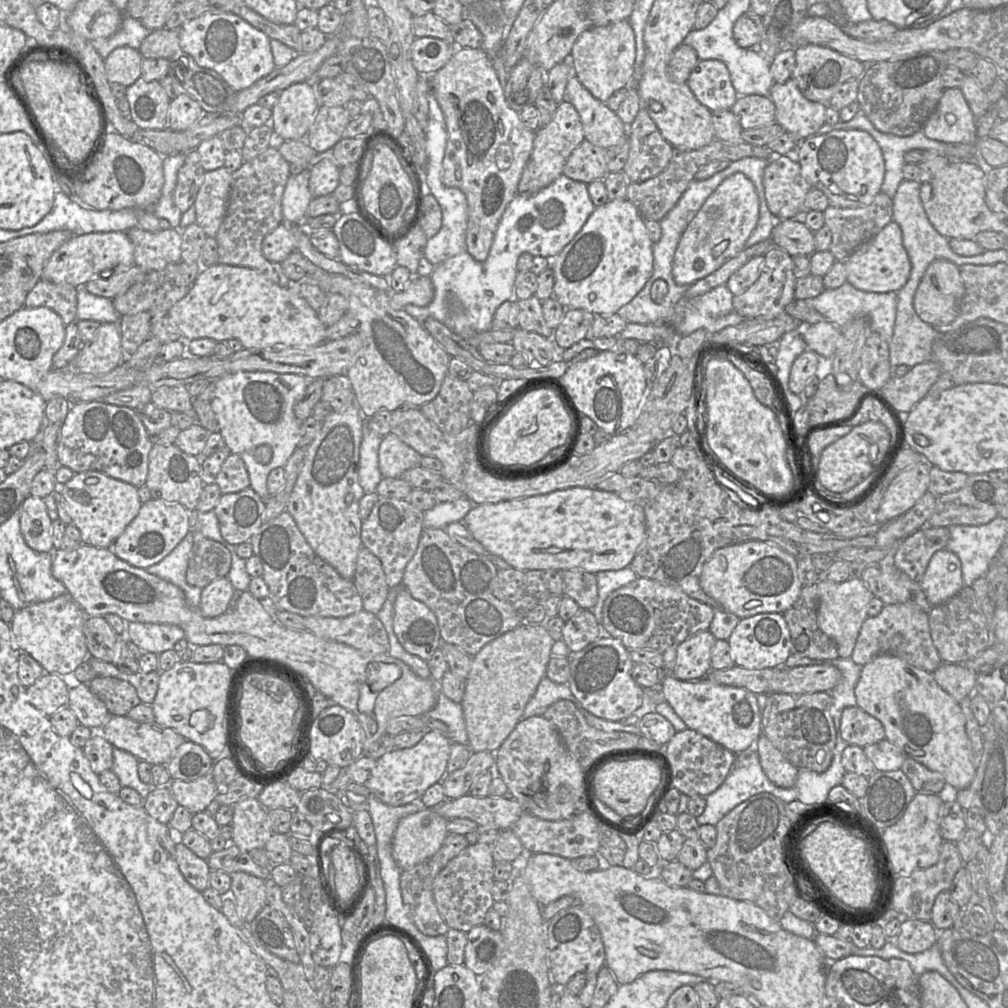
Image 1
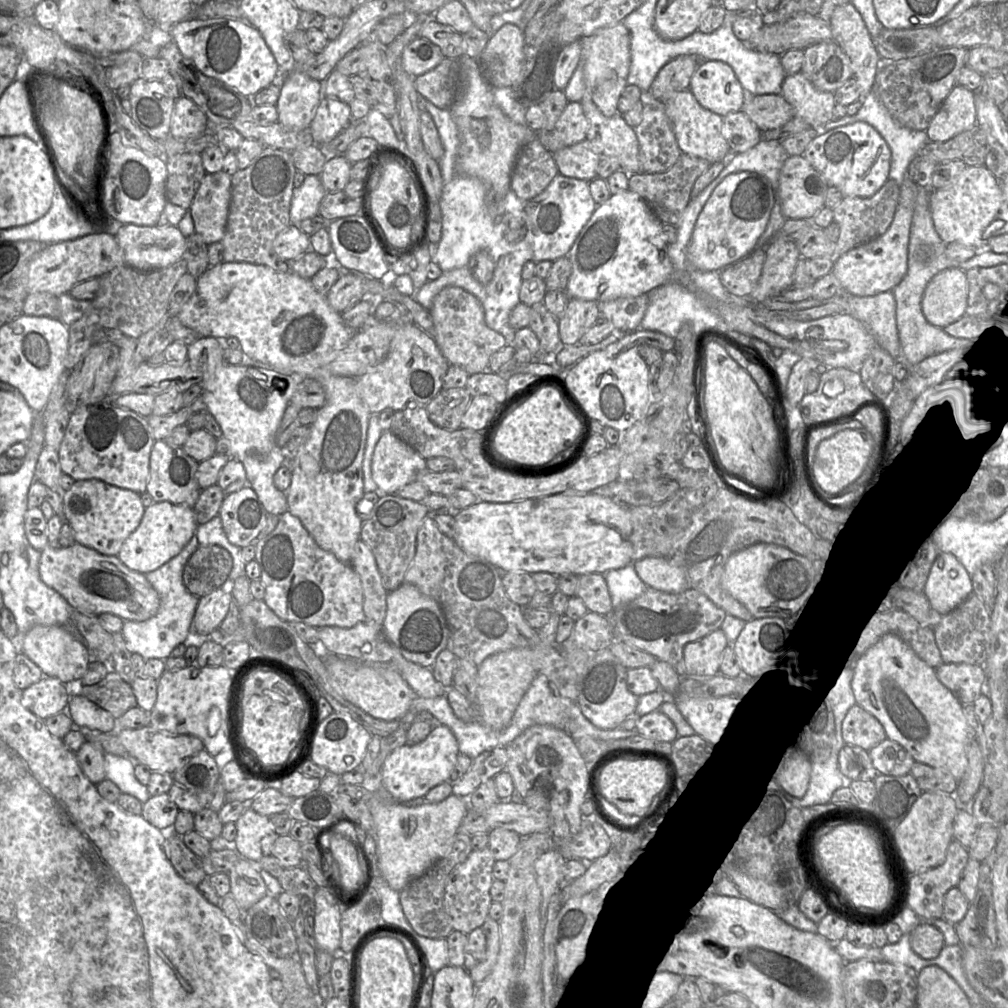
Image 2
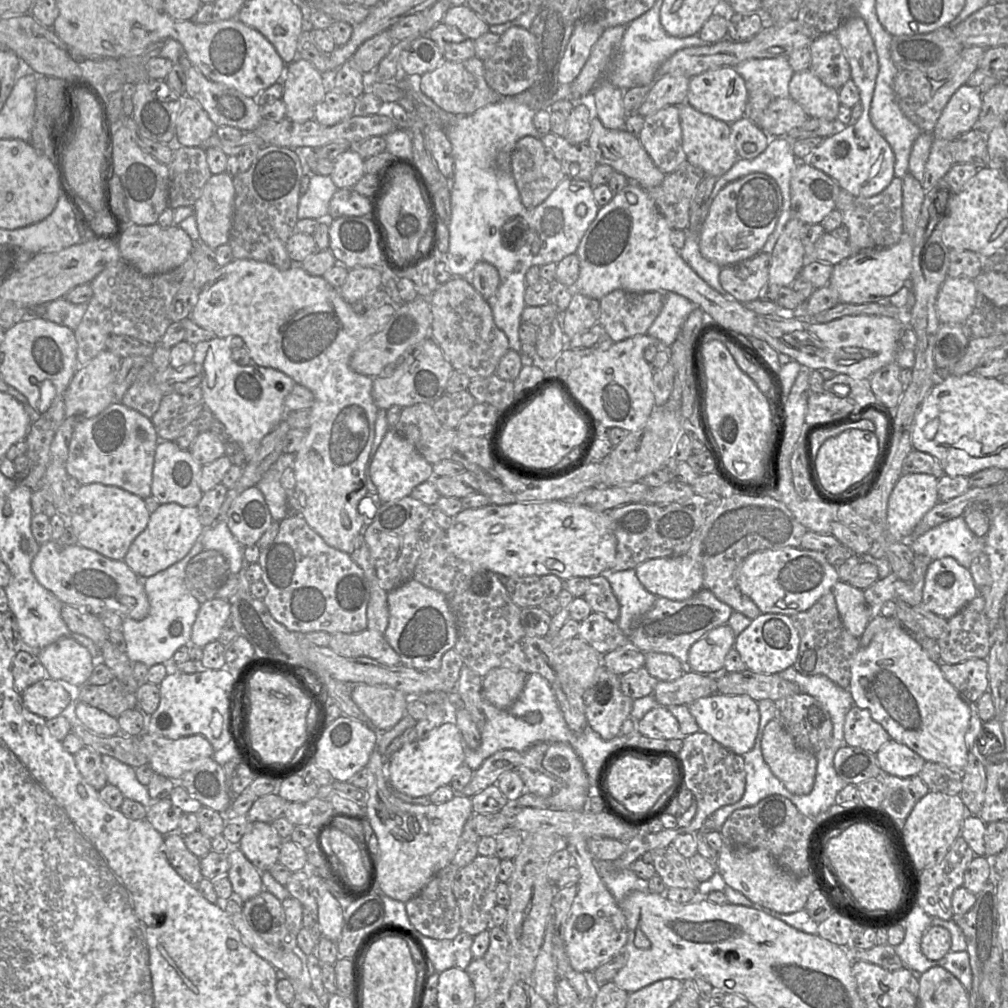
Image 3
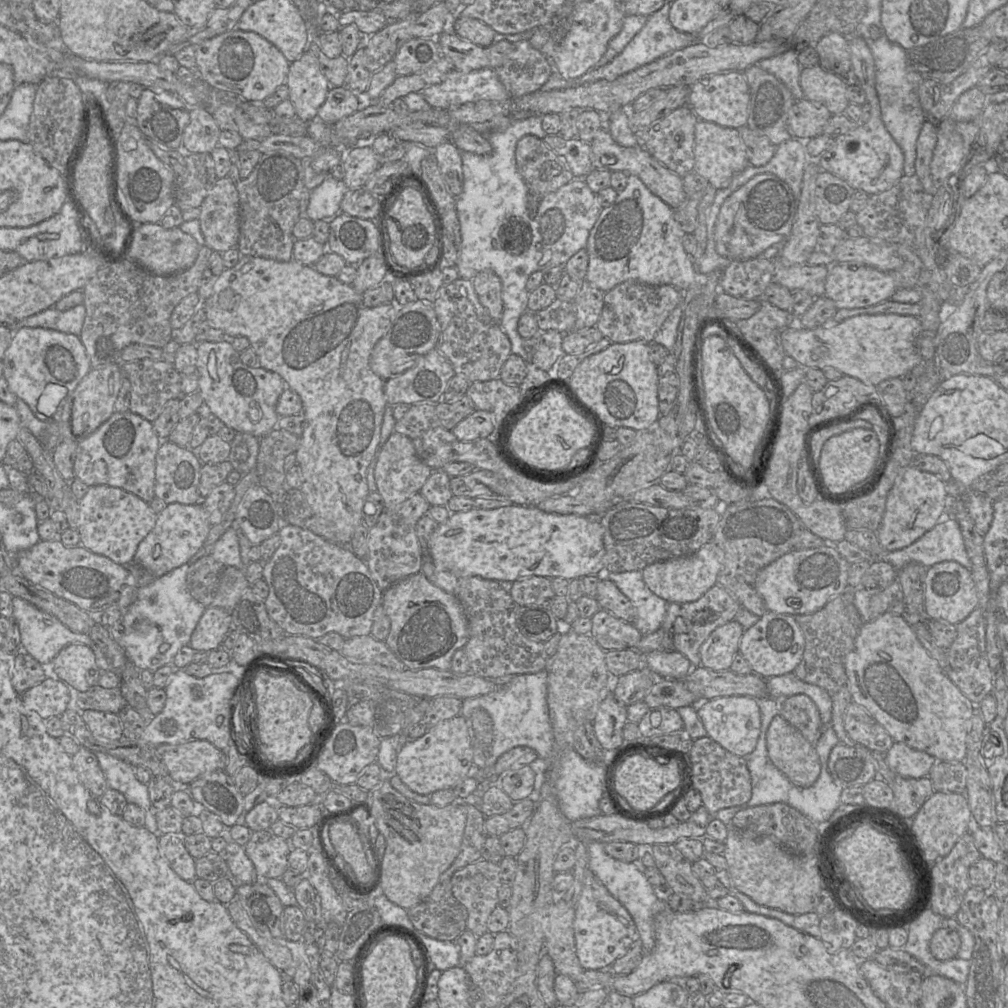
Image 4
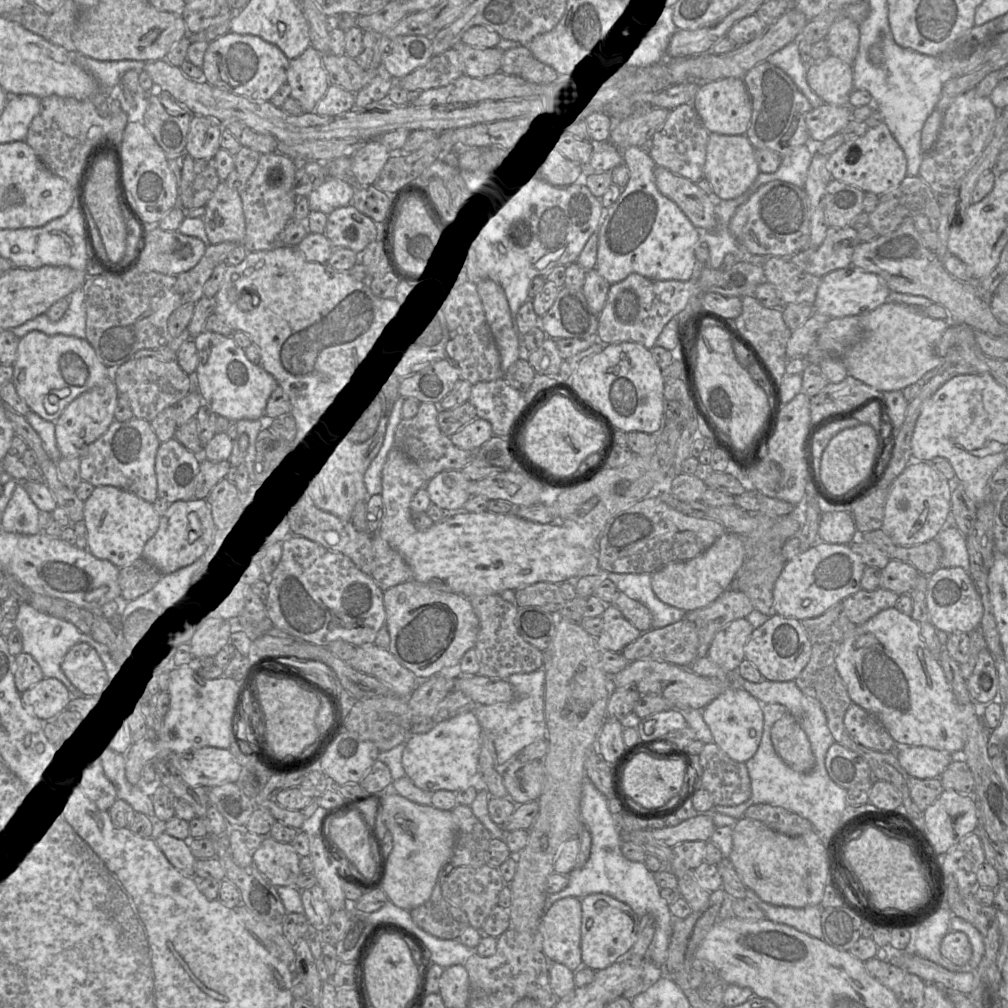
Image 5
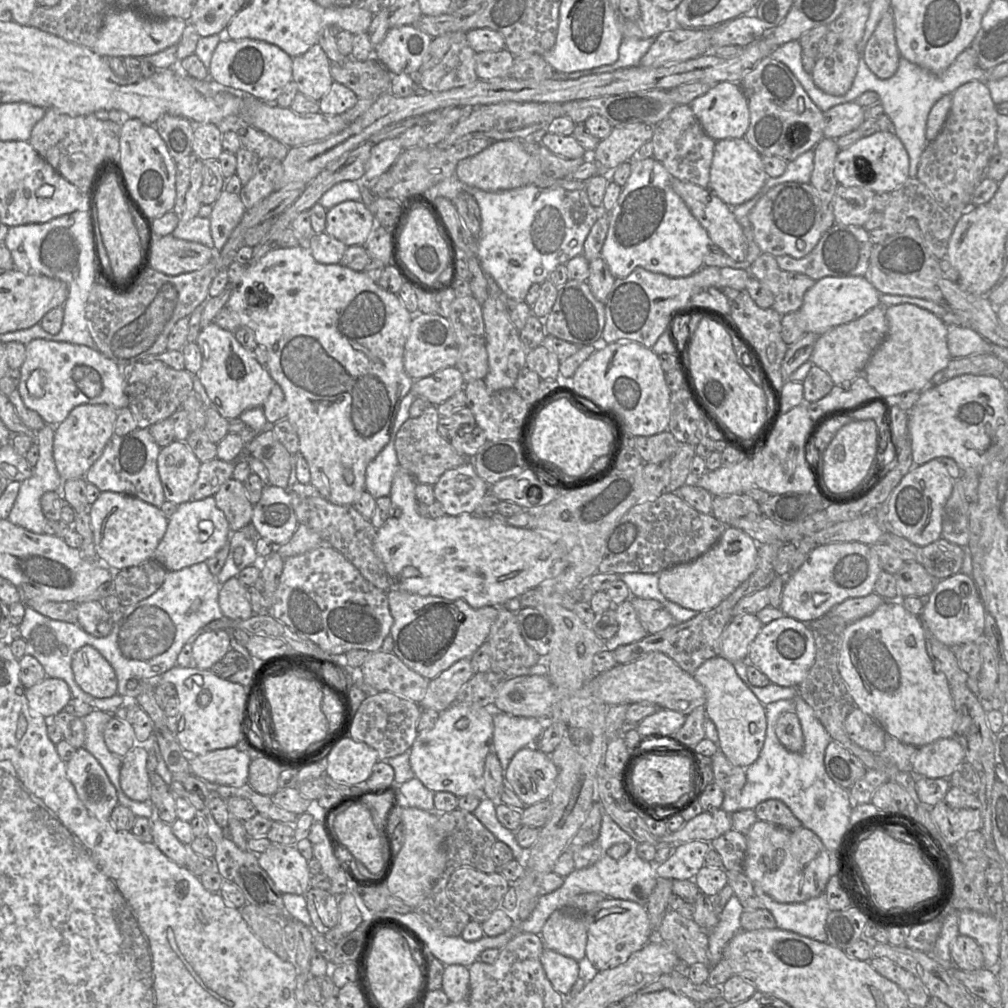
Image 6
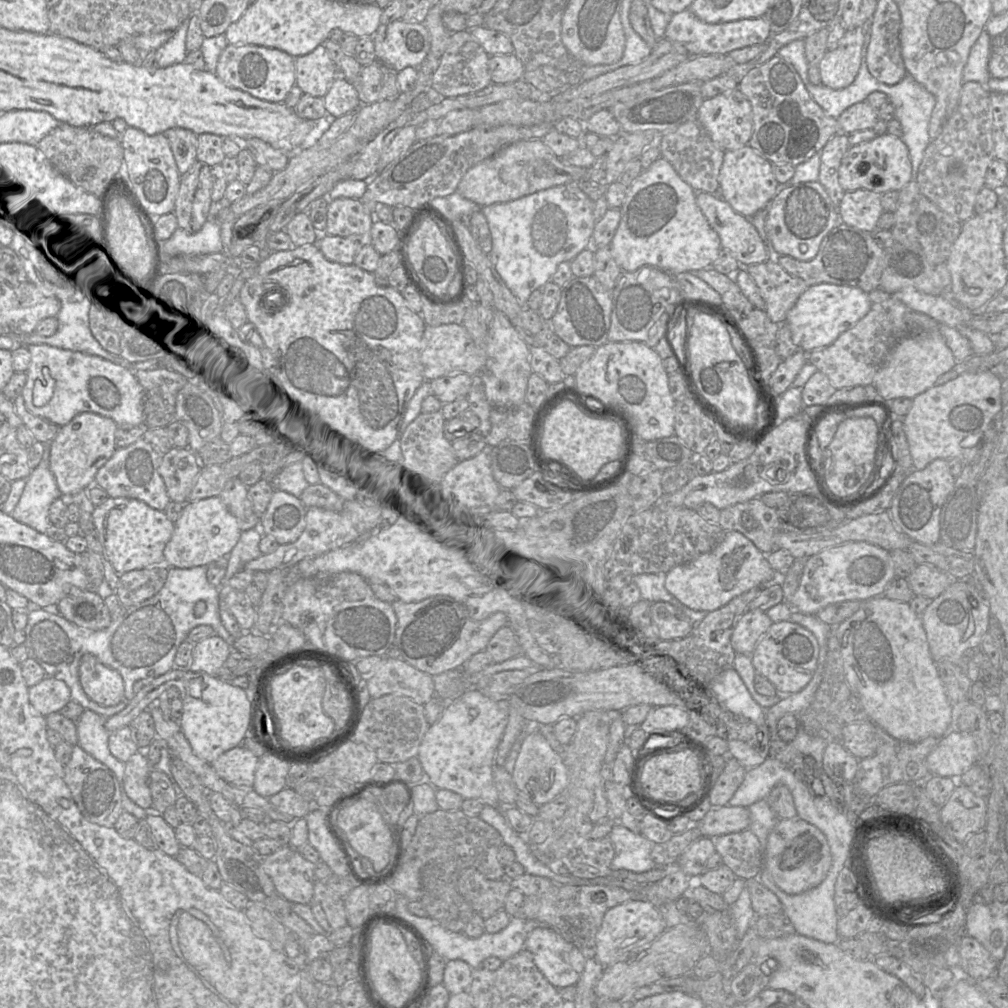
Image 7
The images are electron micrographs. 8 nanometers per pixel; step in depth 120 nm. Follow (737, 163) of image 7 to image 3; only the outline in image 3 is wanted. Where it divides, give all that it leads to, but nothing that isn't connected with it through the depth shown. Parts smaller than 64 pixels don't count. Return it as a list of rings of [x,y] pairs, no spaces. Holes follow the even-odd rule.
[[[686,101],[675,106],[679,108],[682,147],[687,161],[702,169],[706,175],[721,177],[738,159],[731,140],[730,124],[697,111]]]

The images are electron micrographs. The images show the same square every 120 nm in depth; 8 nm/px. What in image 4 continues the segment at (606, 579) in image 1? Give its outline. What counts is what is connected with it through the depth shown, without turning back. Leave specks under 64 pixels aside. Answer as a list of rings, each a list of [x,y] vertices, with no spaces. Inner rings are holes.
[[[603,568],[596,576],[612,581],[631,601],[635,608],[632,624],[642,635],[652,633],[661,627],[668,602],[647,587],[641,570],[612,573]]]

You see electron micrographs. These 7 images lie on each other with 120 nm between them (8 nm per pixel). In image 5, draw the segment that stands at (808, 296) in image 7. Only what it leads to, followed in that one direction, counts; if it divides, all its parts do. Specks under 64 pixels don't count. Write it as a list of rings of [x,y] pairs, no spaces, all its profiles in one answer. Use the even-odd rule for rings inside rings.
[[[850,265],[831,271],[821,278],[813,308],[815,312],[826,315],[830,319],[860,315],[884,304],[890,292],[880,277]]]

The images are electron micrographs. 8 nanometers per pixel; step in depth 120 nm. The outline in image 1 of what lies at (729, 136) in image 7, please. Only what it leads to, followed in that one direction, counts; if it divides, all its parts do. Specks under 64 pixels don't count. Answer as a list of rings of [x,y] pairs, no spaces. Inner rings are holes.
[[[699,60],[687,85],[696,99],[711,112],[730,110],[738,98],[728,68],[720,60]]]

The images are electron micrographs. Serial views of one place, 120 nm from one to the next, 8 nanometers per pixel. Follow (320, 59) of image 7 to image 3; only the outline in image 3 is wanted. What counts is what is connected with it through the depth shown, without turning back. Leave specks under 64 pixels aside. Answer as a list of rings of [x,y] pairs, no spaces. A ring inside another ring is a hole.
[[[295,59],[285,67],[285,74],[278,81],[283,86],[281,100],[286,106],[286,118],[304,123],[314,119],[315,107],[320,103],[328,91],[328,81],[310,62]]]

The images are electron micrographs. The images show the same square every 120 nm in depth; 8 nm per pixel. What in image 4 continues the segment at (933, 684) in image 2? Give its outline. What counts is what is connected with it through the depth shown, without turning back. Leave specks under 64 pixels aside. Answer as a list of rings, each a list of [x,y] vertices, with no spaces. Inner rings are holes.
[[[886,612],[864,623],[852,650],[844,661],[852,701],[862,706],[890,735],[894,742],[926,752],[937,761],[963,762],[974,705],[947,677],[946,672],[928,654],[916,634],[901,615]]]

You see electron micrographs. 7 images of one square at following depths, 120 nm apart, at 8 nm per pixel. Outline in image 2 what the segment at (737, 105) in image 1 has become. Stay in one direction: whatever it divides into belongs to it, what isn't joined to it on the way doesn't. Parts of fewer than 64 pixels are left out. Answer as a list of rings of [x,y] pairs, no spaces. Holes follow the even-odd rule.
[[[781,94],[748,96],[741,111],[762,133],[779,128],[794,117],[791,106]]]

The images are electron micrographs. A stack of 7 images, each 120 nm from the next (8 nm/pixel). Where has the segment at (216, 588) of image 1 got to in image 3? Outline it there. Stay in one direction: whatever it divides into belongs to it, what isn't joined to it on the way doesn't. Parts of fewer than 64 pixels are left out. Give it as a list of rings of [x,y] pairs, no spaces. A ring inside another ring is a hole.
[[[213,598],[200,605],[196,620],[192,626],[191,645],[203,648],[218,640],[223,627],[230,618],[229,600]]]

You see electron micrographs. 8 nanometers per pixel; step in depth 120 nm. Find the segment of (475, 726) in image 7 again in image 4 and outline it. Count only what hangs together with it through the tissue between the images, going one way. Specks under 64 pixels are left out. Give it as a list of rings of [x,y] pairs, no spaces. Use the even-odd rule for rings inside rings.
[[[461,715],[443,720],[418,739],[408,740],[396,757],[395,773],[413,792],[429,796],[443,789],[453,789],[471,775],[474,740],[469,719]]]

